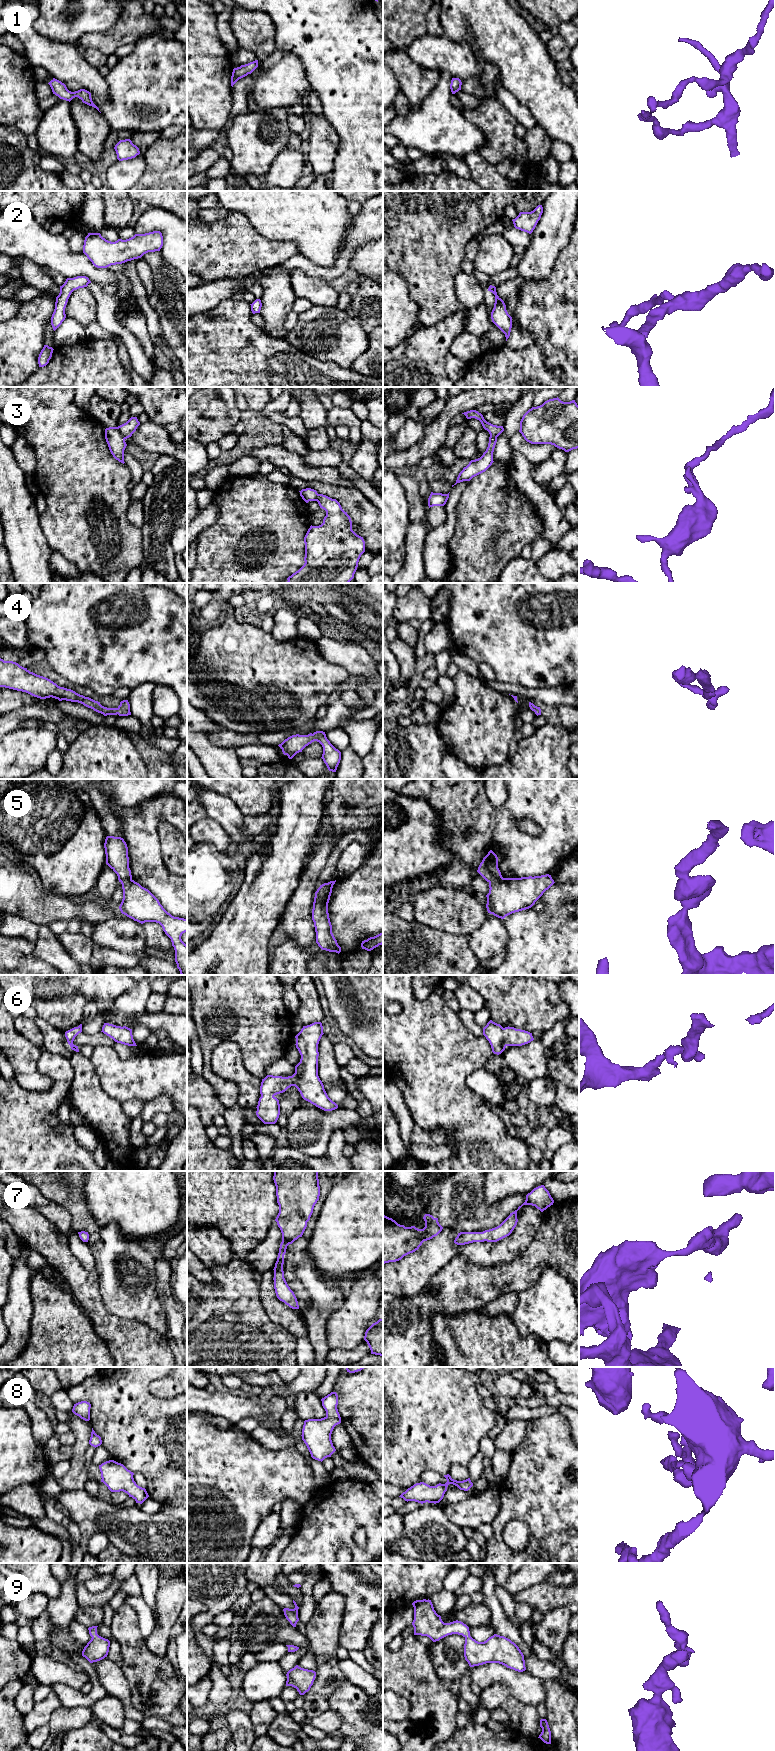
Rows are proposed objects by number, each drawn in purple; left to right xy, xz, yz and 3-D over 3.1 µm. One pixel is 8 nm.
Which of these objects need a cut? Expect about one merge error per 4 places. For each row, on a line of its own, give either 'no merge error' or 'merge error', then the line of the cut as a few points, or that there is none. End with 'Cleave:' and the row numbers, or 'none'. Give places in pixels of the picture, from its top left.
1: no merge error; cut none
2: no merge error; cut none
3: merge error; cut xy (117, 427), (125, 438)
4: no merge error; cut none
5: no merge error; cut none
6: no merge error; cut none
7: no merge error; cut none
8: no merge error; cut none
9: no merge error; cut none
Cleave: 3

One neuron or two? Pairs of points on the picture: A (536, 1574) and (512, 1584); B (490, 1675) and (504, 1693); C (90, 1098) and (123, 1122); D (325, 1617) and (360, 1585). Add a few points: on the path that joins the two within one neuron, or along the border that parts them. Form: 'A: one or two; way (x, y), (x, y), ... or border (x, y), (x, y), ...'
A: one; way (530, 1574), (518, 1582)
B: two; border (482, 1690), (495, 1683), (503, 1683), (511, 1694)
C: one; way (98, 1106), (115, 1122)
D: two; border (331, 1590), (340, 1592), (344, 1597), (342, 1622)

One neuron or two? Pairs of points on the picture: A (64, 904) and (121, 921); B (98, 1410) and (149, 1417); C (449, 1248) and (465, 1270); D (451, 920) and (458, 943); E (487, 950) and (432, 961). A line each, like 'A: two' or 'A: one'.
A: two
B: one
C: two
D: two
E: two

